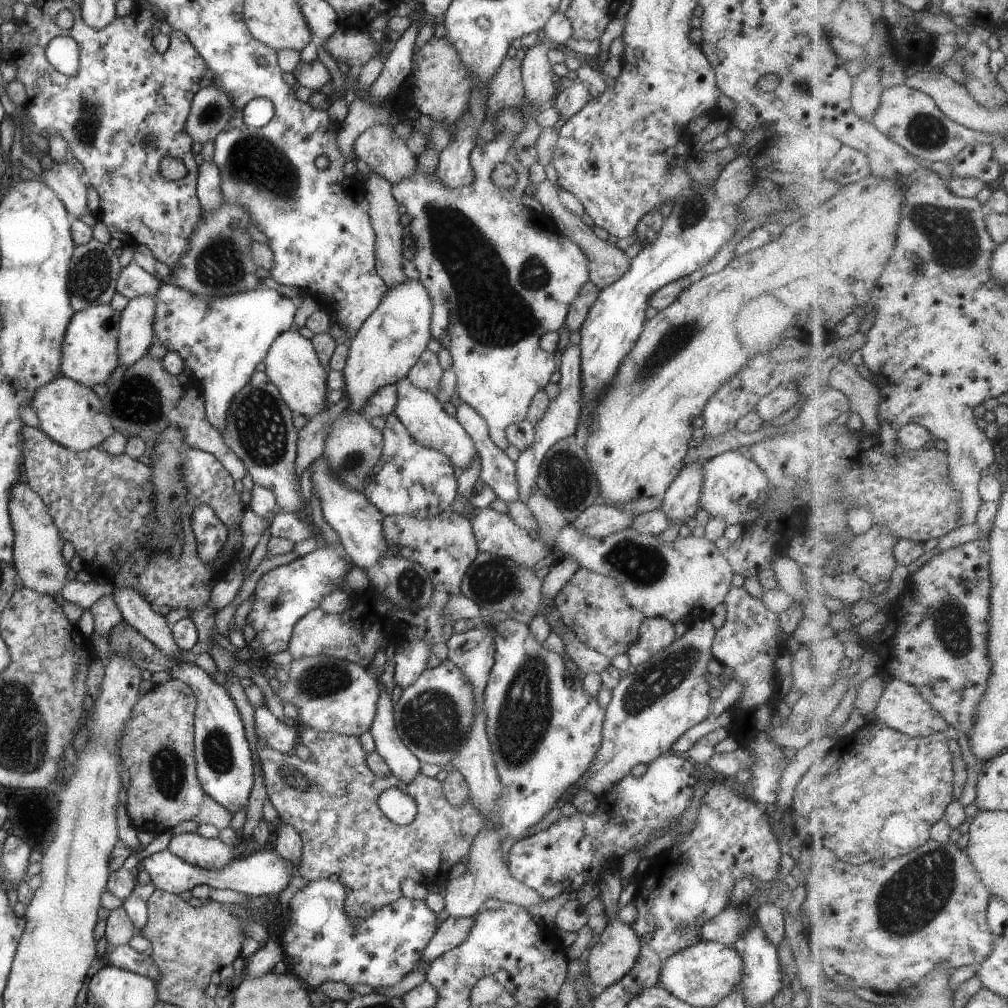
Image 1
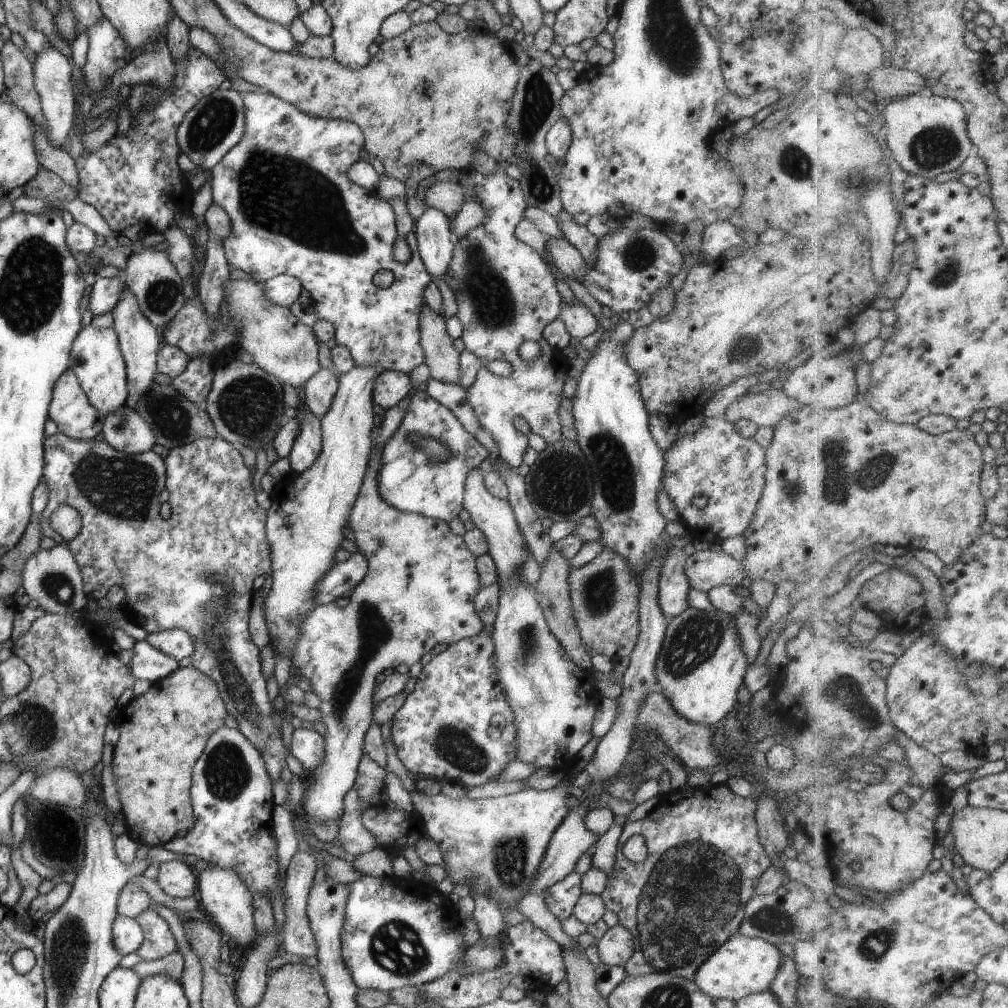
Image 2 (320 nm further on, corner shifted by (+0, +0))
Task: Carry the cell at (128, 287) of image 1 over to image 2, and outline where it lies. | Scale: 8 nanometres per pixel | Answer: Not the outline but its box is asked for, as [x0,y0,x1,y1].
[89,275,125,317]

